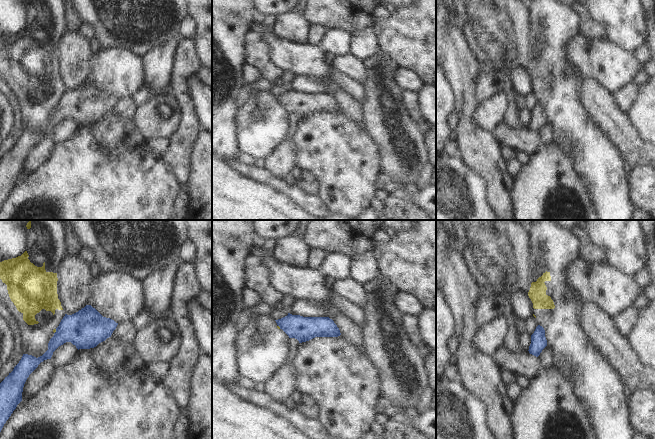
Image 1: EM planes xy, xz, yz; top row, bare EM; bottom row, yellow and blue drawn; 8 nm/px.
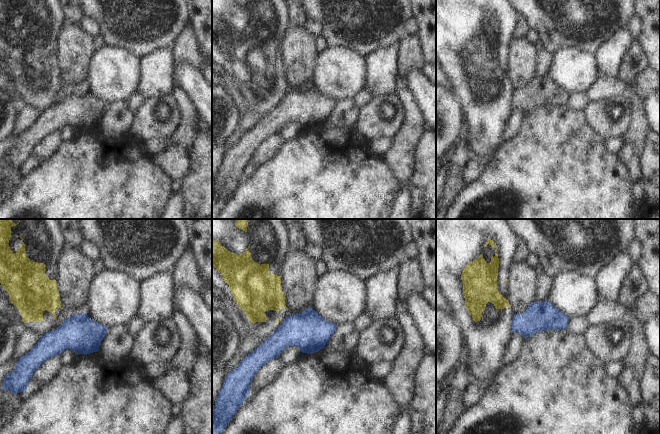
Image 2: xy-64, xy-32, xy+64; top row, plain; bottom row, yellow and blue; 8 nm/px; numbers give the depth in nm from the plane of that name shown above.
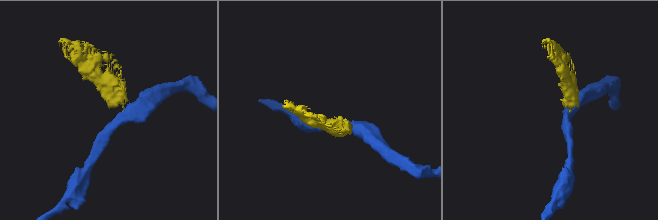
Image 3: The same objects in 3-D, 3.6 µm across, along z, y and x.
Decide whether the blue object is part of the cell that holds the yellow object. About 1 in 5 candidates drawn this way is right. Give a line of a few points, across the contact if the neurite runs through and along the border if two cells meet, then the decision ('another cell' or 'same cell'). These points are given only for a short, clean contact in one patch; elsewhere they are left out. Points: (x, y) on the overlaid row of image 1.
line xy (56, 329), (54, 333); another cell

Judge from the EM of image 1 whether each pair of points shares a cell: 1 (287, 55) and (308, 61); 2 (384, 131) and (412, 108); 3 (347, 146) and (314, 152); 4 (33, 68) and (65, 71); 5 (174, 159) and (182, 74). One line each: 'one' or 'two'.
1: one
2: two
3: one
4: two
5: one

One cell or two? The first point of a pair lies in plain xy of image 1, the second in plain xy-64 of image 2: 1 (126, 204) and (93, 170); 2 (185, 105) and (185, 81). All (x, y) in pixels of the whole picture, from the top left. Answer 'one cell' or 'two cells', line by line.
1: one cell
2: two cells

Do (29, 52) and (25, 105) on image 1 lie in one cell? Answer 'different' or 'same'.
same

